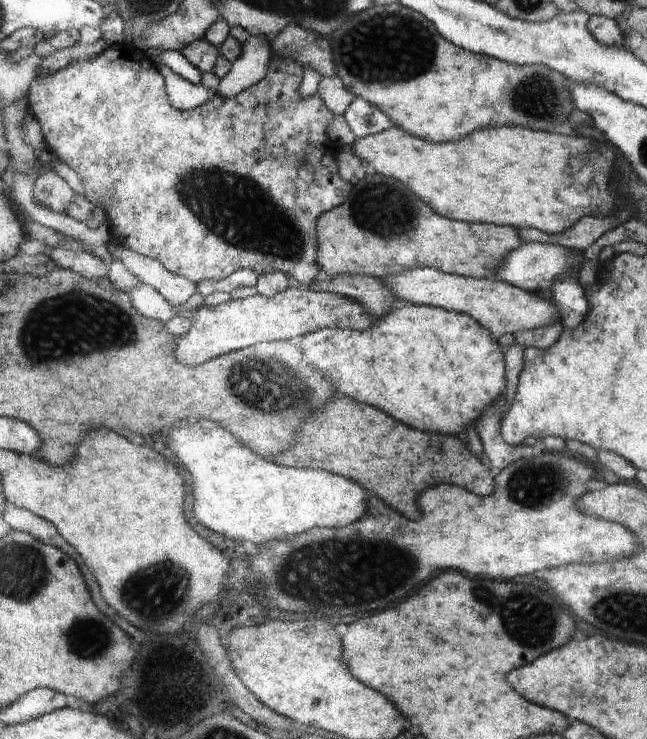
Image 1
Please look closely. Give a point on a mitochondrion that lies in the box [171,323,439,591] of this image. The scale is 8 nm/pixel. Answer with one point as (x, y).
(264, 382)

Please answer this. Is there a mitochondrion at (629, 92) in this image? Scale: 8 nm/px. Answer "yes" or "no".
no

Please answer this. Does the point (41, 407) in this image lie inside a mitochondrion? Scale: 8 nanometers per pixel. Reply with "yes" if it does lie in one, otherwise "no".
no

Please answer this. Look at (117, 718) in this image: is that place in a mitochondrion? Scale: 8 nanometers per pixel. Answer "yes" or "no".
no

